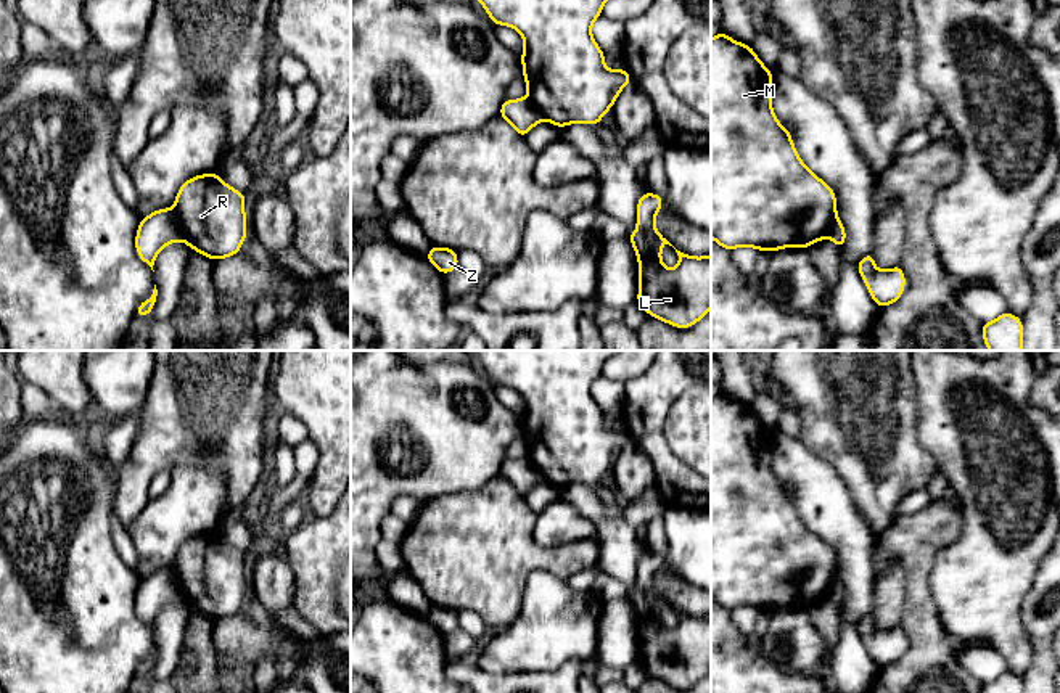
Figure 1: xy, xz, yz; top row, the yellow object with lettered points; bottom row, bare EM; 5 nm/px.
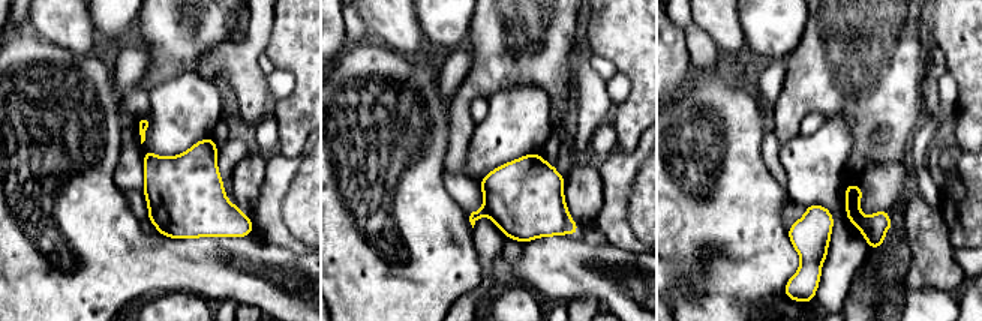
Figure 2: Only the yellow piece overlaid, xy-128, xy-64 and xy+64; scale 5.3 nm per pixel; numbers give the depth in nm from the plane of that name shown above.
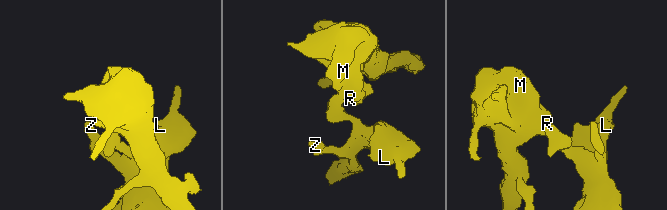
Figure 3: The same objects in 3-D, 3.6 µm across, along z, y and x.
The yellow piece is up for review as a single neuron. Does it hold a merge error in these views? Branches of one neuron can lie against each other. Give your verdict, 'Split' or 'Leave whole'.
Split

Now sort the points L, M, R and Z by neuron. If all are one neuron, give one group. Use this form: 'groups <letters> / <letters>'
groups L Z / M R

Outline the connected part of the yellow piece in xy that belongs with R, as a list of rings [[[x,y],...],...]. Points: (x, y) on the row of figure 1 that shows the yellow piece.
[[[217,172],[187,180],[172,211],[183,241],[211,260],[238,254],[246,233],[244,193],[222,182]]]

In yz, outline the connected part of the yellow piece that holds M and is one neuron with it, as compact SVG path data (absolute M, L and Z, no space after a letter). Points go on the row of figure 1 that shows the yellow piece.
M719 32L711 39L711 238L727 251L750 246L758 251L809 248L827 238L838 219L835 191L798 156L790 130L772 111L772 71L750 45Z

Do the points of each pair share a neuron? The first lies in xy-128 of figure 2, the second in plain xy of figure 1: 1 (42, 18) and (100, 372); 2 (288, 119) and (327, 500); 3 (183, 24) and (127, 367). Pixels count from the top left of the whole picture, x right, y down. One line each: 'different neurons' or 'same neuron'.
1: different neurons
2: same neuron
3: different neurons

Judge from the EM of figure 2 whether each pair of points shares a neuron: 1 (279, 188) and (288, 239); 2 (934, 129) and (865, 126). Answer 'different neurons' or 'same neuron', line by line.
1: same neuron
2: different neurons

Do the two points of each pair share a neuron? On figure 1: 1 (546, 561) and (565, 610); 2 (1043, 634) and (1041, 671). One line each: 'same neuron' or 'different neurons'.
1: different neurons
2: same neuron

